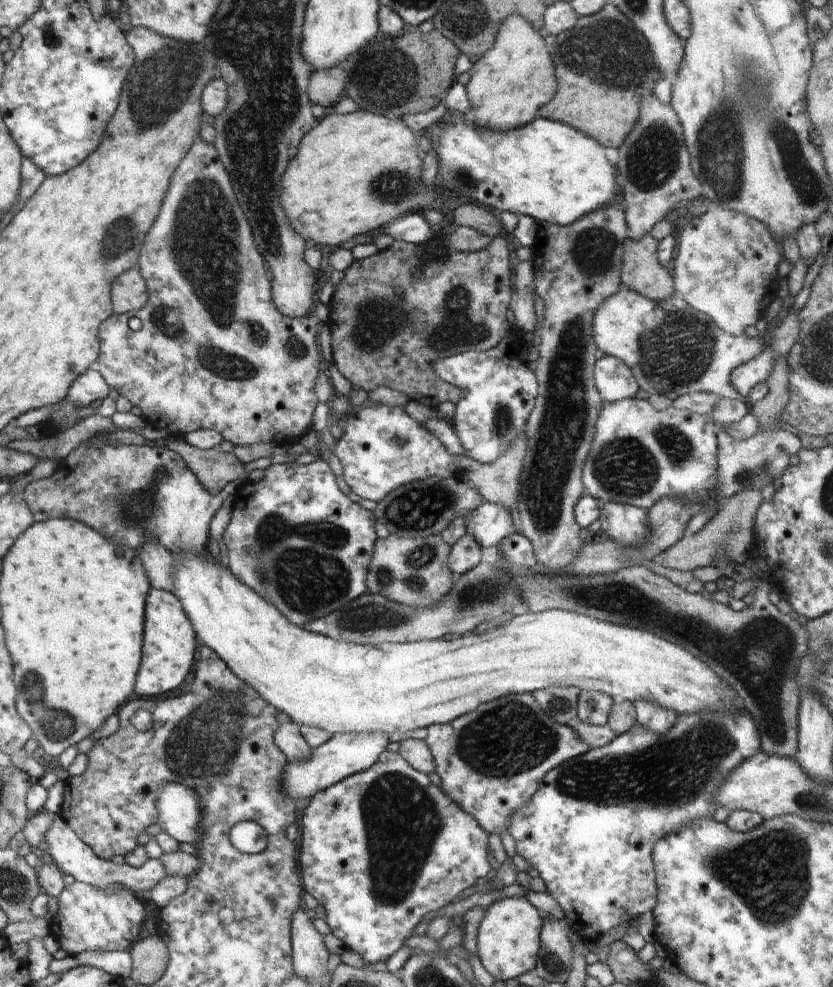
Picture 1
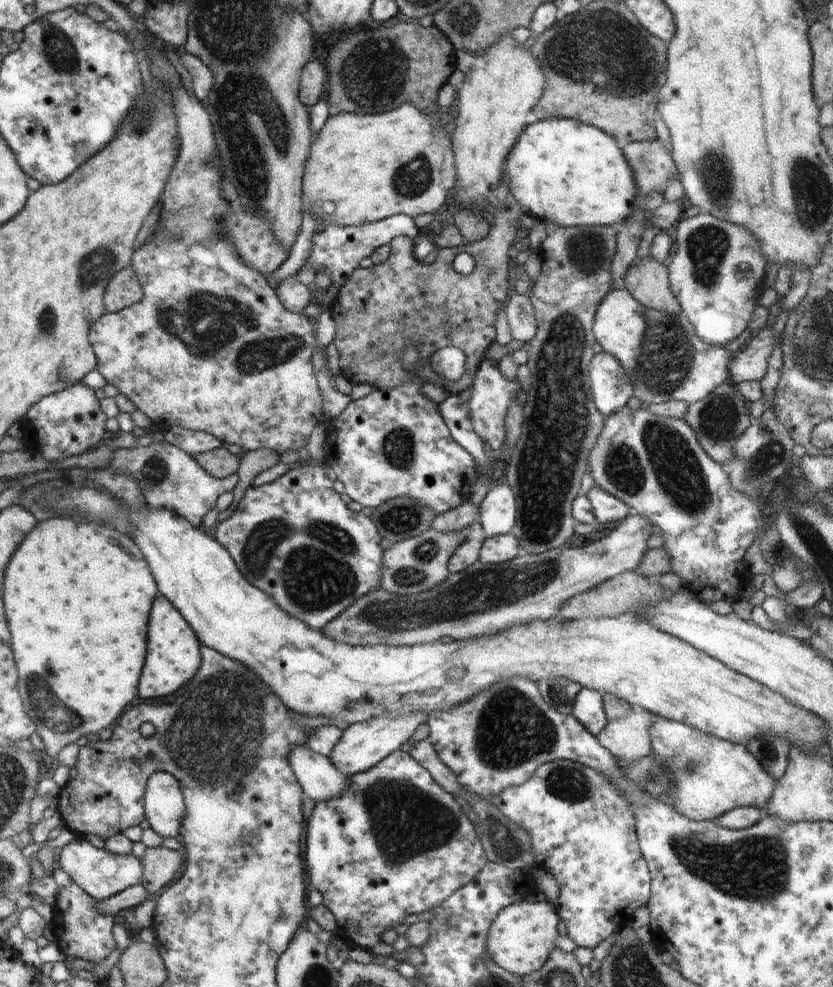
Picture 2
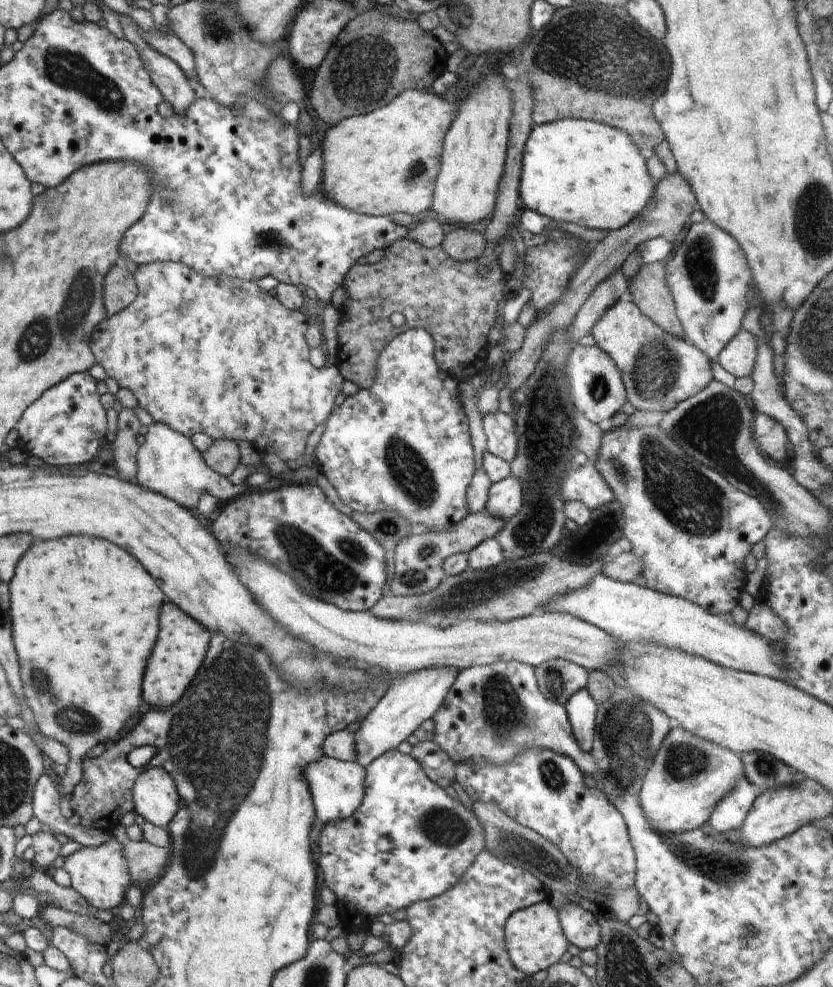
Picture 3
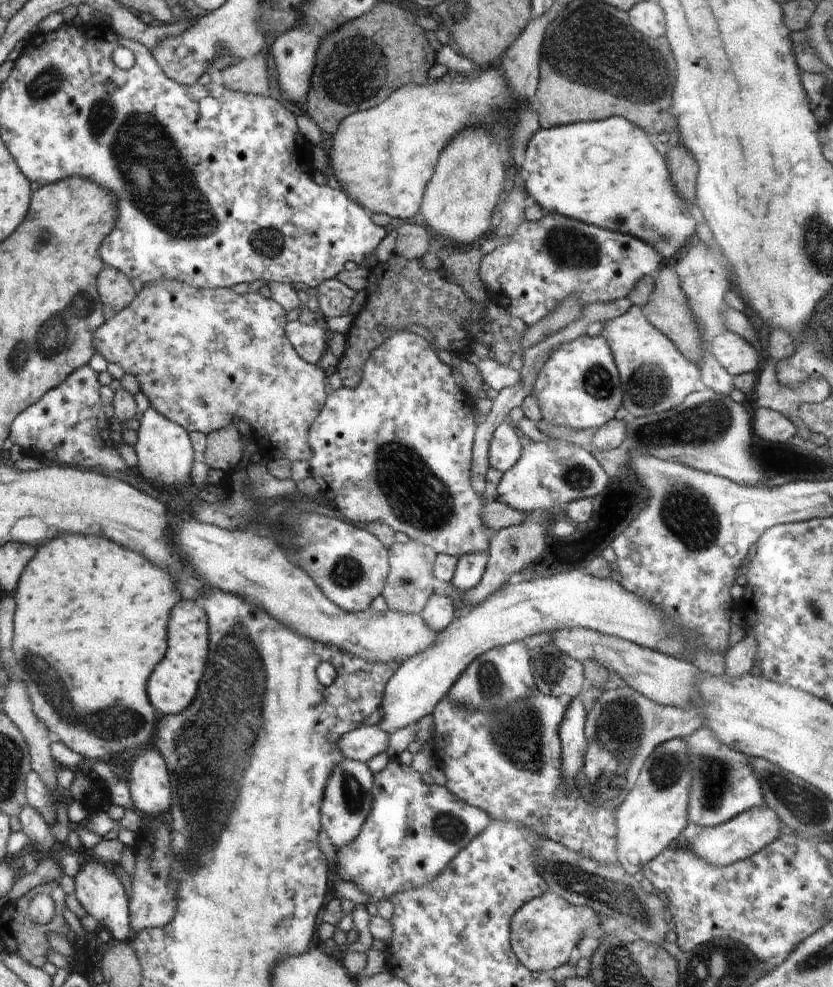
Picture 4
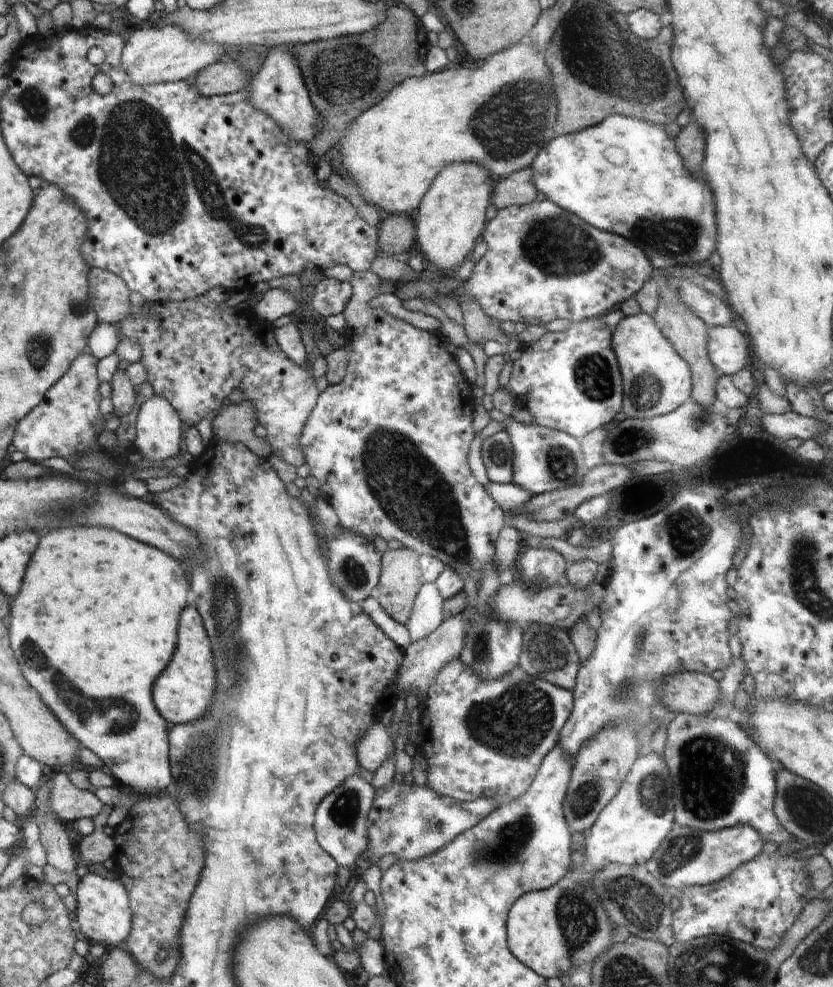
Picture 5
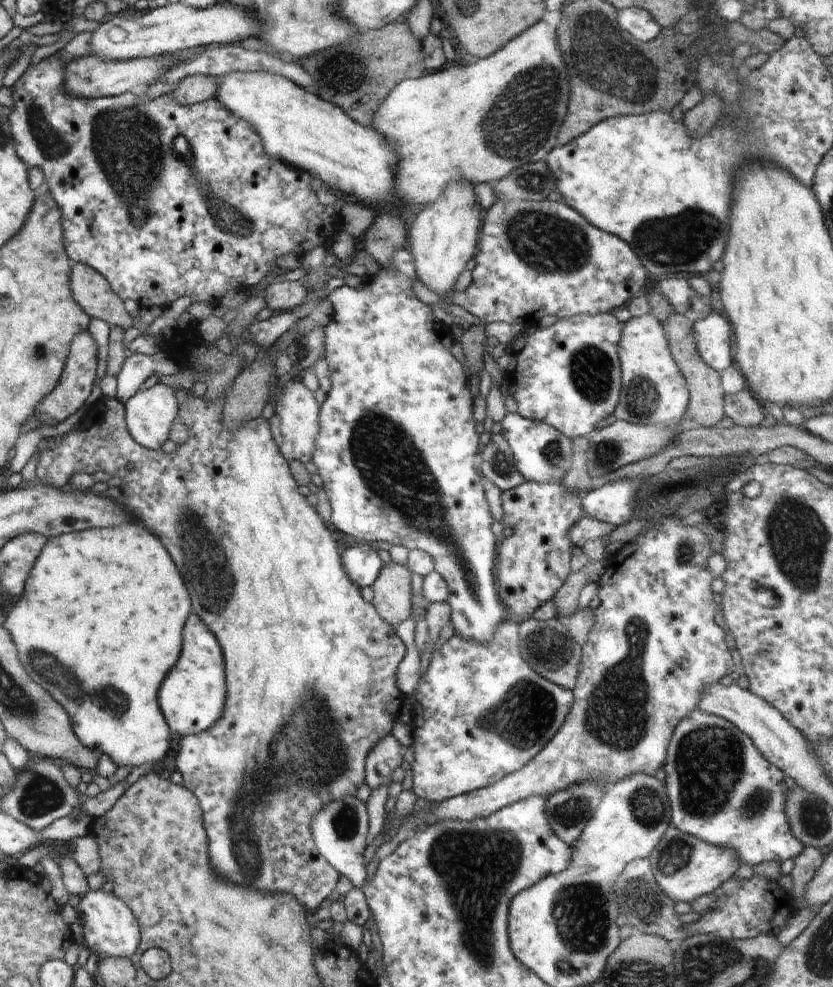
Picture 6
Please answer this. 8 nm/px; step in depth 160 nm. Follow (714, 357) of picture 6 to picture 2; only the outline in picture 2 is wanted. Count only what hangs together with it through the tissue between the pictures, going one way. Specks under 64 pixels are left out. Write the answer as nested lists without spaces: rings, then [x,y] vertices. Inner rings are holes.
[[[773,328],[756,331],[755,338],[743,346],[729,362],[730,382],[738,384],[741,382],[762,380],[768,368],[768,358],[774,348]]]

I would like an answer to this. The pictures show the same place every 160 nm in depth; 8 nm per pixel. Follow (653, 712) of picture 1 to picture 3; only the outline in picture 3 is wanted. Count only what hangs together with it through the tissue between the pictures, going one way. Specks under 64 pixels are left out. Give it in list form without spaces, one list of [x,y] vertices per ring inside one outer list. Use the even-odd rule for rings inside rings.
[[[679,724],[672,728],[664,738],[652,766],[644,775],[644,780],[637,795],[640,797],[641,807],[647,819],[651,822],[650,827],[658,829],[661,834],[663,832],[679,833],[700,828],[703,824],[706,824],[721,797],[724,797],[725,793],[731,787],[734,787],[739,779],[744,778],[746,778],[745,768],[739,753],[700,738],[684,730]]]

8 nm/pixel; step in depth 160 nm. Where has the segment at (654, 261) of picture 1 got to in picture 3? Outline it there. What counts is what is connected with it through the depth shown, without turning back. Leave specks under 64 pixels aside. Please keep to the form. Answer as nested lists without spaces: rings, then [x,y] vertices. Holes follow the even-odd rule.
[[[663,262],[643,264],[629,282],[633,303],[645,317],[673,335],[684,338],[684,329],[677,317],[675,302],[666,284]]]

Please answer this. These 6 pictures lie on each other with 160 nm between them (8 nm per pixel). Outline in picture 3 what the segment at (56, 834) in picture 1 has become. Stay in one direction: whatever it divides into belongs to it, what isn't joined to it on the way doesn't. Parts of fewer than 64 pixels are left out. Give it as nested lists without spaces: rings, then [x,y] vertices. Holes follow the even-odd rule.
[[[112,832],[108,834],[111,836],[108,842],[94,848],[81,847],[65,858],[63,866],[63,869],[70,875],[71,887],[77,890],[97,910],[114,910],[114,906],[118,906],[124,900],[124,894],[130,886],[130,876],[128,876],[123,846]]]

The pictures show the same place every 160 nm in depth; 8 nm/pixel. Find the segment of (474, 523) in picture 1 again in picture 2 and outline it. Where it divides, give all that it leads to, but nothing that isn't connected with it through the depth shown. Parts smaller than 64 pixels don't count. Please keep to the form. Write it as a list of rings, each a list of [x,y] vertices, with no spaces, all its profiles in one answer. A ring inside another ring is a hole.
[[[507,484],[488,491],[478,512],[486,538],[510,534],[515,525],[516,509],[515,496]]]

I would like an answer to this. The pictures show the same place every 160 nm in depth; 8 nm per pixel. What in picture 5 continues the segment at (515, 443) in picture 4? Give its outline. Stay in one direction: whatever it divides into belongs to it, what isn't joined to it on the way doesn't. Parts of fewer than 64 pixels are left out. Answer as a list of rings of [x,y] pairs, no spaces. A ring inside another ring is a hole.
[[[506,428],[486,437],[481,453],[489,480],[510,483],[513,475],[513,444]]]

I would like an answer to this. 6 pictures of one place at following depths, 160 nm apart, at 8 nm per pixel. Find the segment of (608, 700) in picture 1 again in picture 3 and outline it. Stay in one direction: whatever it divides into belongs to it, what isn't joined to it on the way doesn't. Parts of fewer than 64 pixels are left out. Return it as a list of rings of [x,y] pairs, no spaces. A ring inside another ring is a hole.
[[[586,687],[577,690],[564,704],[573,735],[585,751],[593,747],[597,705]]]

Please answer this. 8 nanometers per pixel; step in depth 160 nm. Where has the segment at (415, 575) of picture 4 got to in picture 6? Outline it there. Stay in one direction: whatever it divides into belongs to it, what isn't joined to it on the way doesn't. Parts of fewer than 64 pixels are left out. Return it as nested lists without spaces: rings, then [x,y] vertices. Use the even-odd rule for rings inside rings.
[[[389,560],[384,562],[371,586],[374,591],[371,603],[380,618],[393,627],[411,616],[410,576],[412,573],[406,565]]]

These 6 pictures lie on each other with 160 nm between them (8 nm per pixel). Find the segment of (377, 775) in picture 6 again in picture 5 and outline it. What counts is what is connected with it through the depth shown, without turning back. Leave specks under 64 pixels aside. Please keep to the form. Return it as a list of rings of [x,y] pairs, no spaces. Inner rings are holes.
[[[376,721],[371,724],[366,734],[355,742],[355,750],[359,766],[374,772],[393,754],[395,746],[388,728],[382,725],[381,721]]]

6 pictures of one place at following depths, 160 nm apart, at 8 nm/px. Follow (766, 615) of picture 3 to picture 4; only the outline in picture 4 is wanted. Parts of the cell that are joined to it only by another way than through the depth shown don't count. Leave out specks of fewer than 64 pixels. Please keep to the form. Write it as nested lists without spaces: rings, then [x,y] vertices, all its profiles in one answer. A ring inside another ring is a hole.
[[[749,631],[734,646],[725,653],[725,674],[728,676],[744,676],[752,670],[757,658],[757,644]]]

